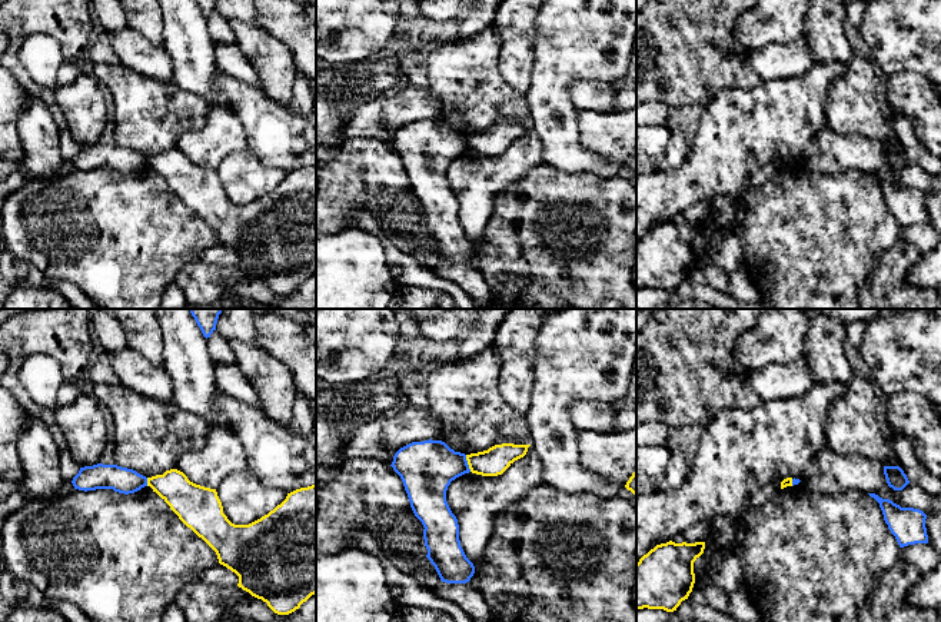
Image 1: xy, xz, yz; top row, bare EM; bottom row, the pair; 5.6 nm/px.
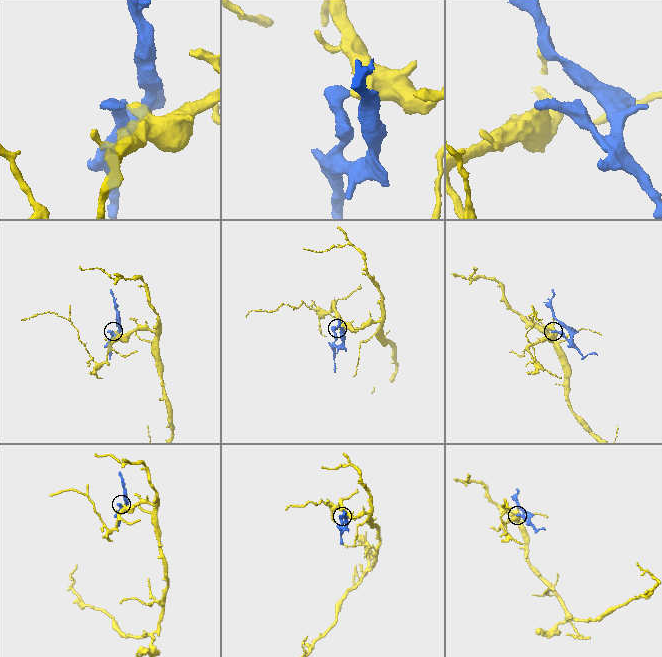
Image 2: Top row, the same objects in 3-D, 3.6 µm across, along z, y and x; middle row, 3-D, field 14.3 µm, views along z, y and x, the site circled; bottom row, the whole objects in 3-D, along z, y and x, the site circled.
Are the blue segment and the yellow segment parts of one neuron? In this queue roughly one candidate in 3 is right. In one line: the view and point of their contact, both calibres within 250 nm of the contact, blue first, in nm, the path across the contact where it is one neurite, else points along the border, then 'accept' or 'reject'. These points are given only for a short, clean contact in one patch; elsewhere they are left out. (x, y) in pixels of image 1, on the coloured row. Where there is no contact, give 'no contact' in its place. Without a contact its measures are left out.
meets blue in xz at (466, 463); 300 nm thick on the blue side, 160 nm on the other; border along xz (465, 455), (471, 471); reject

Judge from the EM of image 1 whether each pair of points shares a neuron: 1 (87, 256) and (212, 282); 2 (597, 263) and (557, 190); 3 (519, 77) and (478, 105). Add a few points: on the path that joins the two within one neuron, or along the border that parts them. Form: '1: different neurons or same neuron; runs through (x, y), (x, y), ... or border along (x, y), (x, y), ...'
1: different neurons; border along (198, 260), (188, 262), (178, 272), (173, 282)
2: same neuron; runs through (602, 240), (611, 228), (585, 222), (577, 213)
3: different neurons; border along (499, 52), (498, 70), (501, 76), (524, 95)

